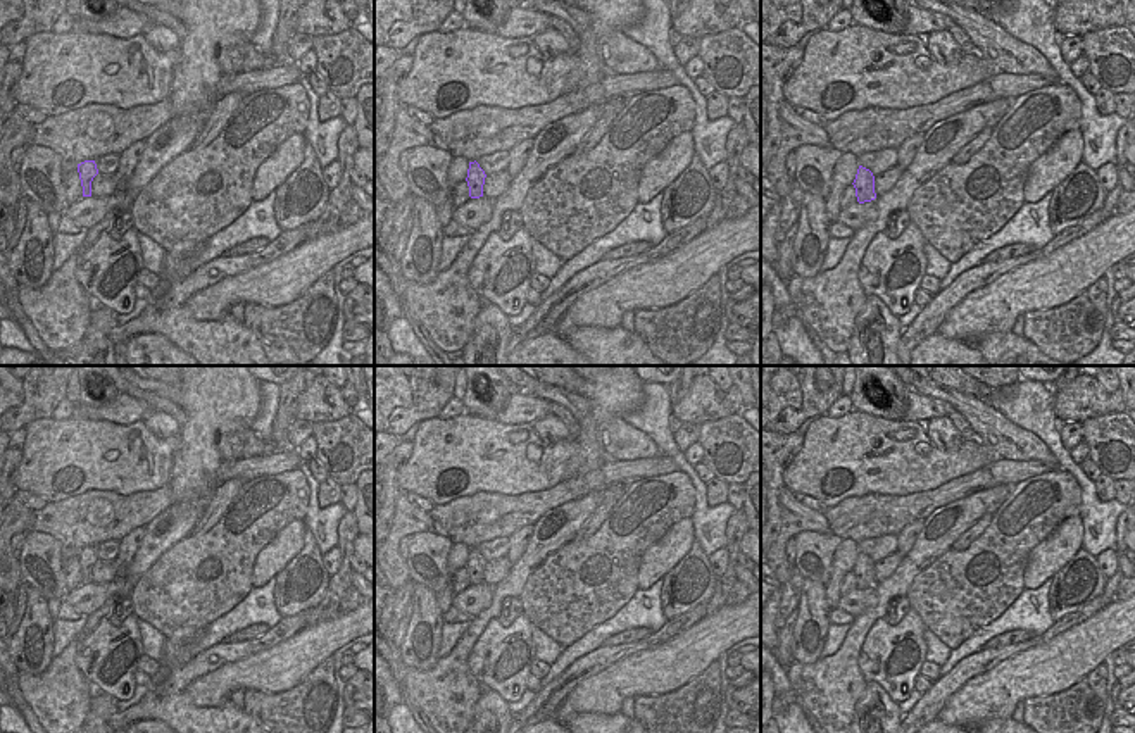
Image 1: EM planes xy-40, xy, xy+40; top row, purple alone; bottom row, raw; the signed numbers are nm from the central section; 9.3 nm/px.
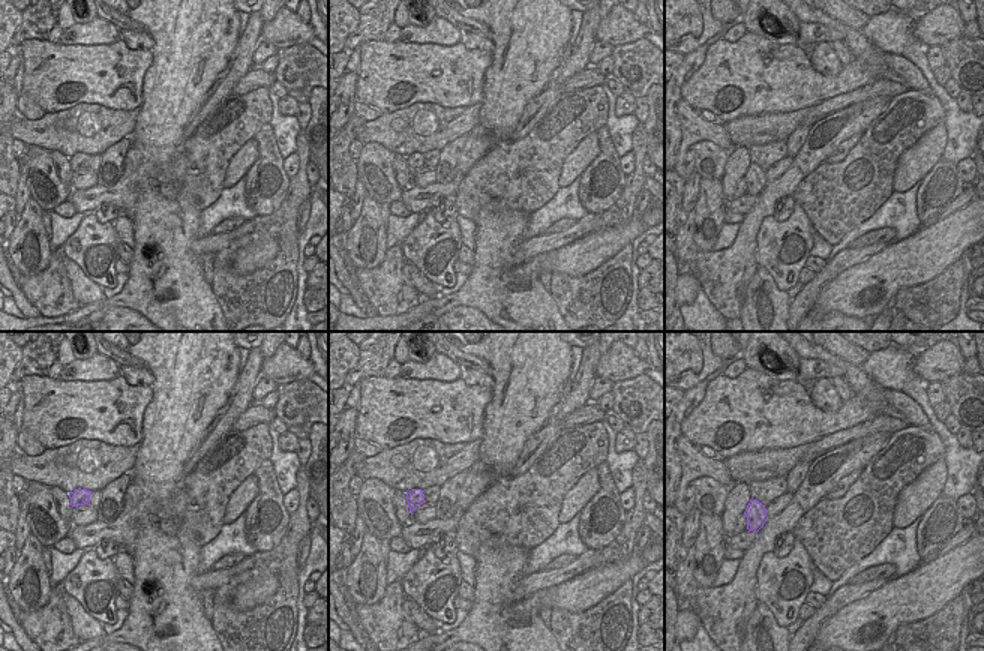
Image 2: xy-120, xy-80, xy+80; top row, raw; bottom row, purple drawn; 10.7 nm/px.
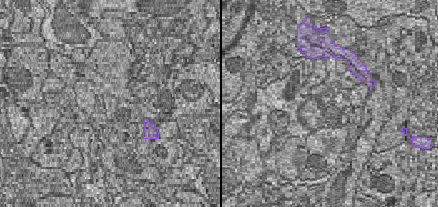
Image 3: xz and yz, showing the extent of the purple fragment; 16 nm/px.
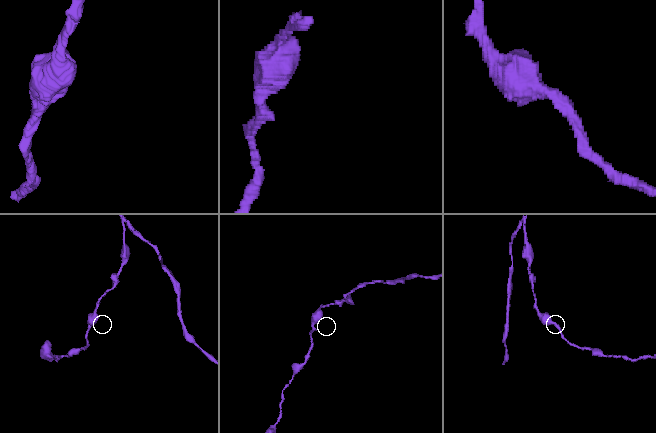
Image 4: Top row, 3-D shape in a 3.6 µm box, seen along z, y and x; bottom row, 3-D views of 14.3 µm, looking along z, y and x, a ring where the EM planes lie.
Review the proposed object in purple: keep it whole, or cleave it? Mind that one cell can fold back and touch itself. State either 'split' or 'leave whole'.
split

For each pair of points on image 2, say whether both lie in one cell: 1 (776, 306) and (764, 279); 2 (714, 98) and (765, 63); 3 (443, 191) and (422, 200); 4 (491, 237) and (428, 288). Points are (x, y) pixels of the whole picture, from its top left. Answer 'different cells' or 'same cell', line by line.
1: same cell
2: same cell
3: same cell
4: different cells

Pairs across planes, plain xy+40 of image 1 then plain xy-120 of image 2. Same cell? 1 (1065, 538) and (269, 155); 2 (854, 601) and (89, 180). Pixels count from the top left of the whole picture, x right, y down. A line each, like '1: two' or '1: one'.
1: two
2: two

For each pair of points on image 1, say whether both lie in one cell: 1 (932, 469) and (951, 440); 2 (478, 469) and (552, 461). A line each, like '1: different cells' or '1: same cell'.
1: different cells
2: same cell

